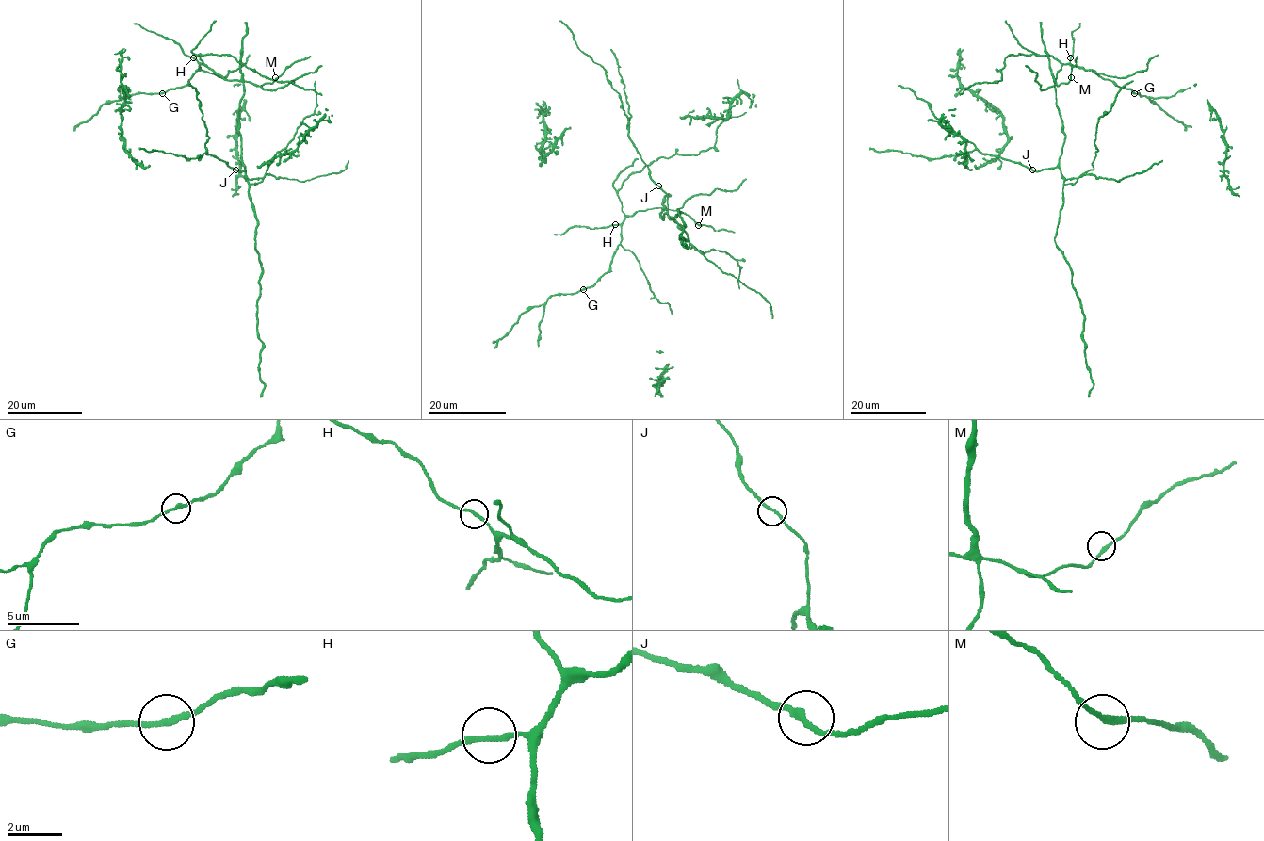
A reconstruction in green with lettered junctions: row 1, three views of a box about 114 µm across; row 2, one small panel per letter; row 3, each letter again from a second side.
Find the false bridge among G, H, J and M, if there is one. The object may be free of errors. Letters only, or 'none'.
none

